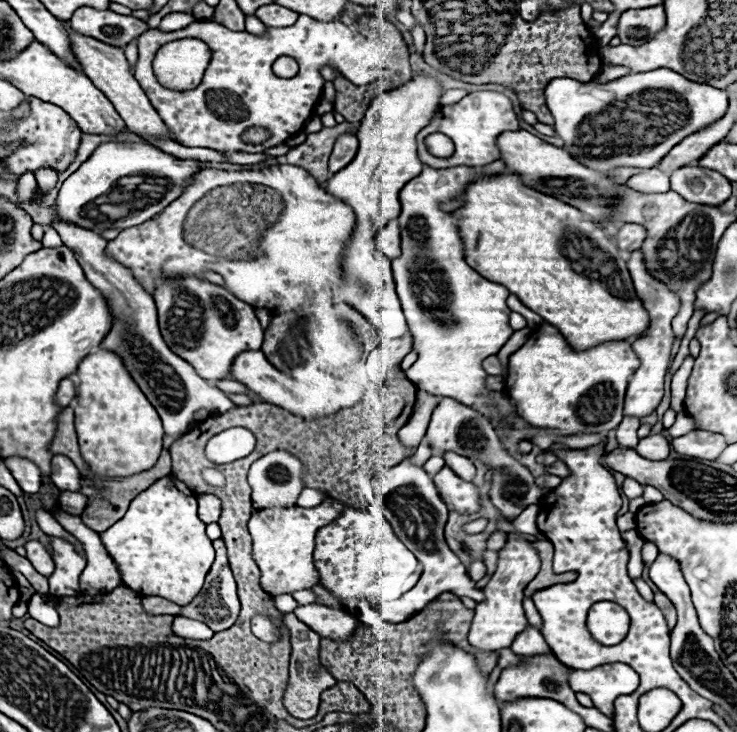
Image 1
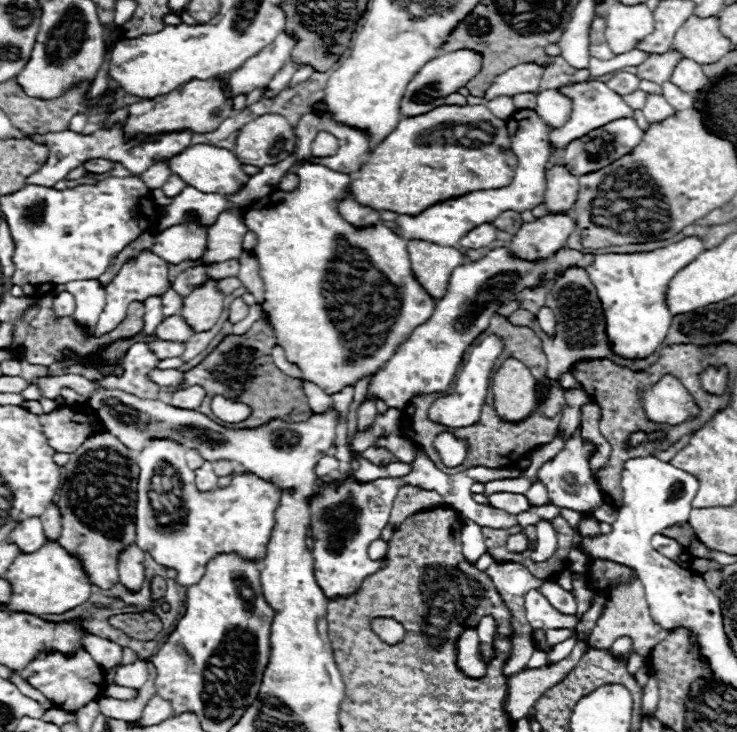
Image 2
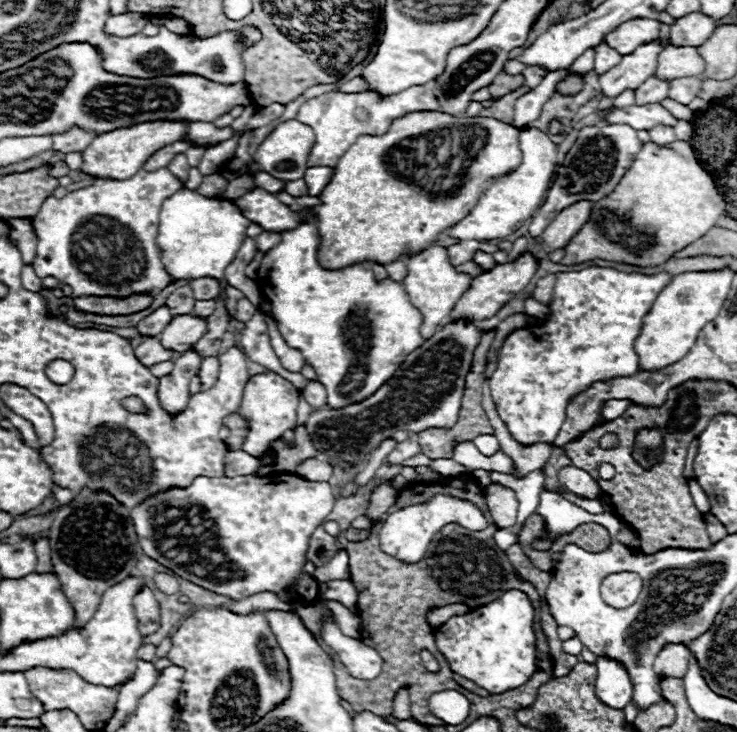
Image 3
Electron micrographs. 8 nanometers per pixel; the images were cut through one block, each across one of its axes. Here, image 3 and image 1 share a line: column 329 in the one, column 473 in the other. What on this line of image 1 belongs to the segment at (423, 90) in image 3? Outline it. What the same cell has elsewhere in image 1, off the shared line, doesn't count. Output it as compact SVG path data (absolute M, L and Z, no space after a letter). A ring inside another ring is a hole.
M472 92L466 98L462 98L458 104L452 106L442 106L430 120L426 128L422 128L416 136L418 140L418 158L428 166L434 168L450 168L450 166L484 166L498 160L498 146L496 138L498 134L510 130L510 128L520 128L518 126L518 116L512 110L512 102L500 94L500 92ZM436 128L456 128L456 130L436 130ZM432 132L442 132L448 138L452 138L456 152L450 158L436 158L432 156L426 146L424 138Z

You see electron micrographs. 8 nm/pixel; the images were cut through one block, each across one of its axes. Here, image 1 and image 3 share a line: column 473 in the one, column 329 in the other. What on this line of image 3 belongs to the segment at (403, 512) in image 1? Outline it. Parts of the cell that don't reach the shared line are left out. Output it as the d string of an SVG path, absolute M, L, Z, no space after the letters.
M329 581L327 582L327 586L326 594L324 594L326 600L338 600L338 602L342 602L344 606L348 606L350 610L356 610L358 594L356 594L356 588L351 581Z

